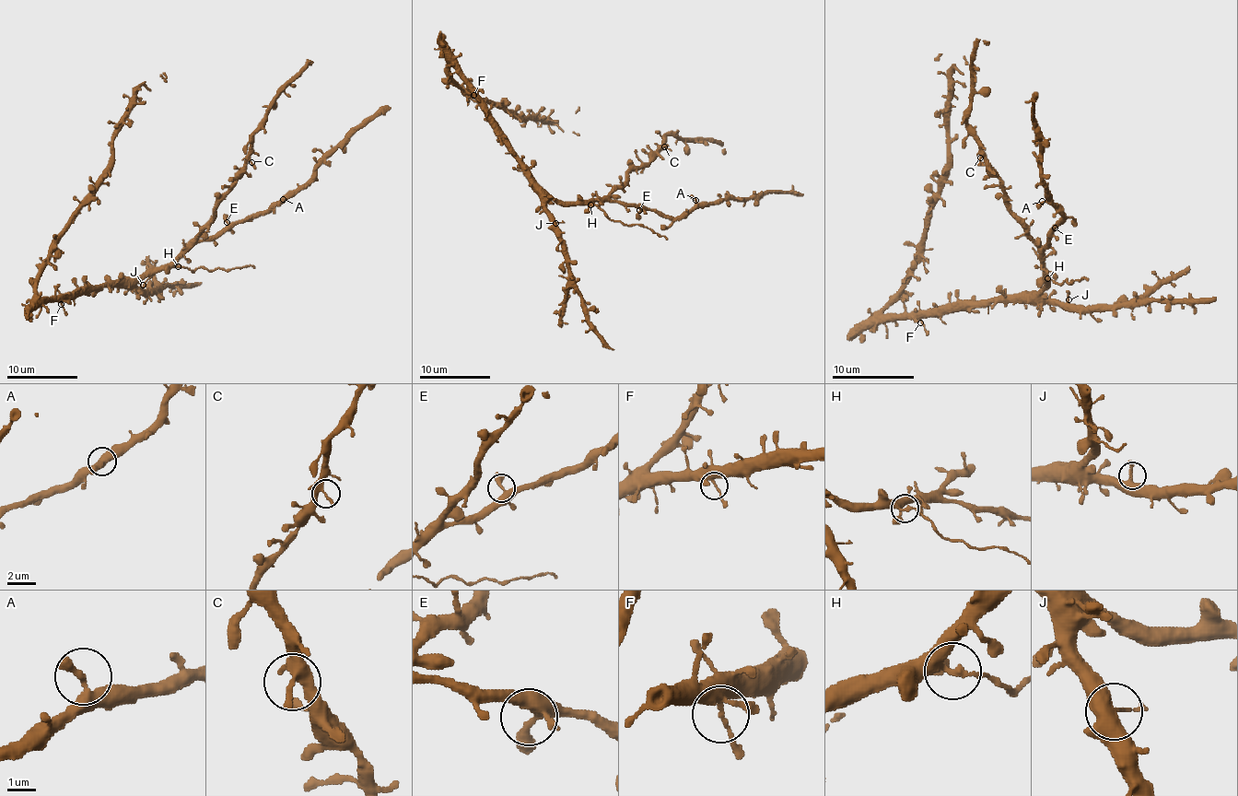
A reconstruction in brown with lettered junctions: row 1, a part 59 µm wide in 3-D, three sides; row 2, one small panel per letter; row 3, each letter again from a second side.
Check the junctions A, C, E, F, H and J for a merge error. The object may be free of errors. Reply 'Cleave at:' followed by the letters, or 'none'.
Cleave at: H

